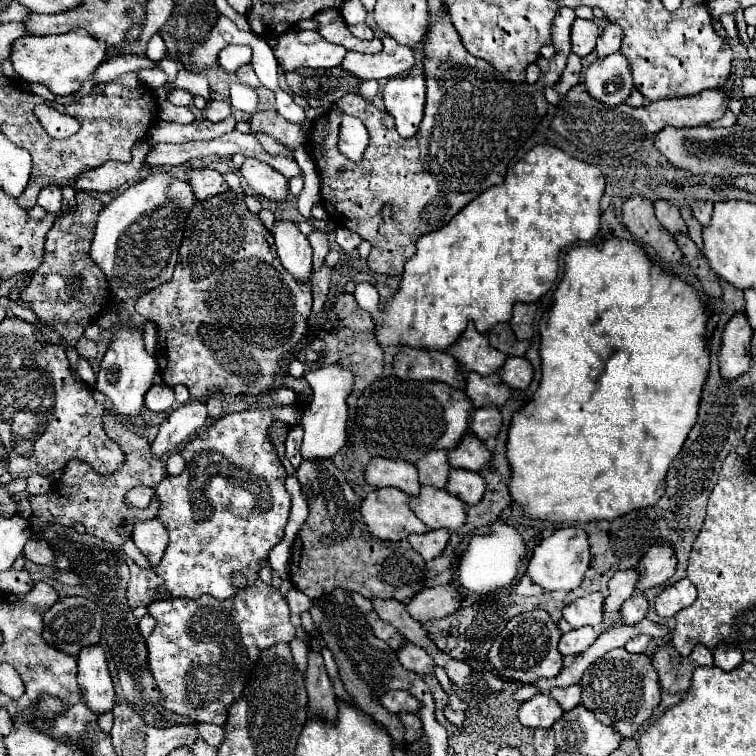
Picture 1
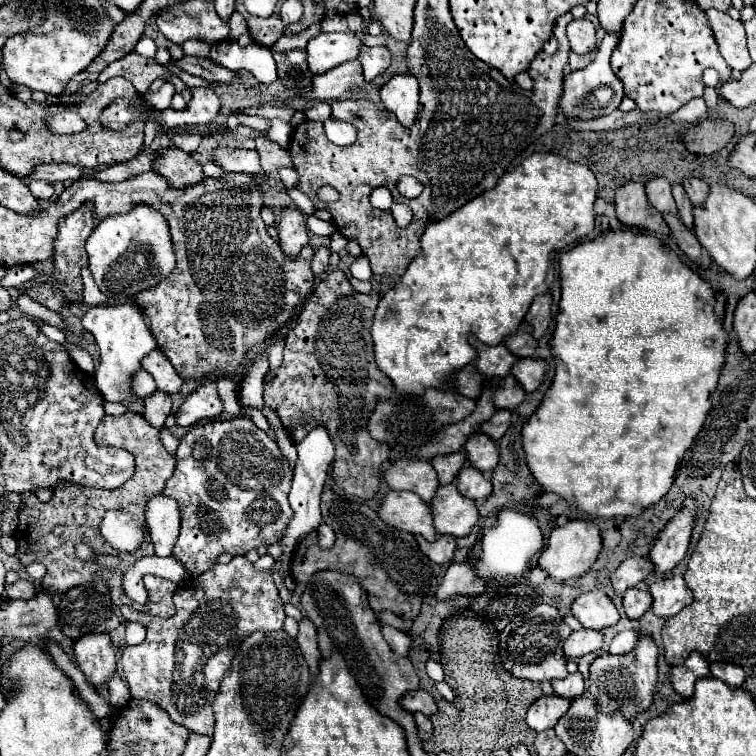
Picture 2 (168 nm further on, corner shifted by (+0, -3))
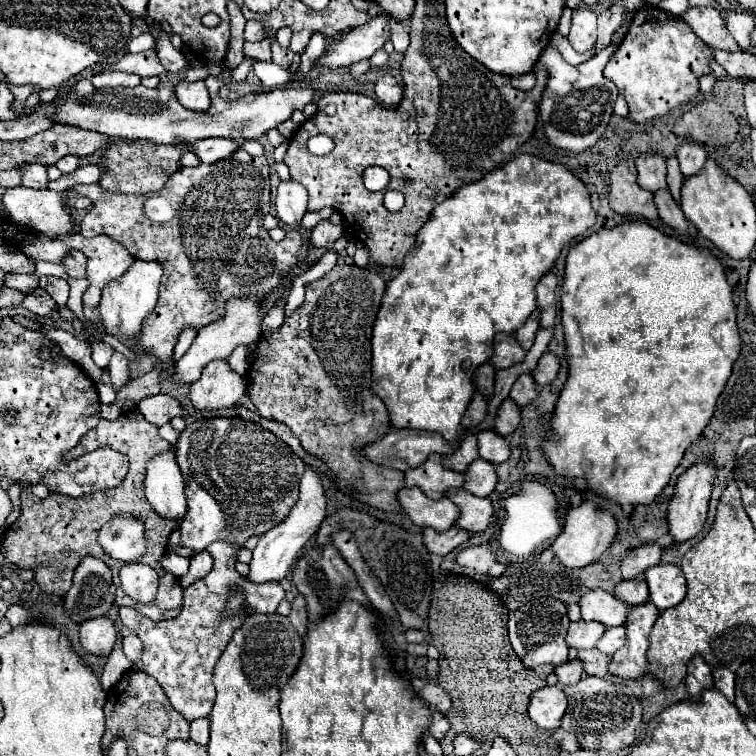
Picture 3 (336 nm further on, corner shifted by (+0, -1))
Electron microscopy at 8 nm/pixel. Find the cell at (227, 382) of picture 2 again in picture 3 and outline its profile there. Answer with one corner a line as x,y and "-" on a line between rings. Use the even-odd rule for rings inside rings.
239,345
239,347
233,349
231,357
227,359
229,365
231,365
241,377
245,377
245,375
247,375
247,369
249,369
249,365
247,365
247,351
249,351
247,345

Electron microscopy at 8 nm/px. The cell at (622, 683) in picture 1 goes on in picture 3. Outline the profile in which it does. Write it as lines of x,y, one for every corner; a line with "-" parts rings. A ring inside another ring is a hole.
653,603
633,605
629,609
625,629
627,643
613,655
609,663
609,671
613,675
625,679
641,679
647,669
647,649
649,649
649,633
659,617
659,609

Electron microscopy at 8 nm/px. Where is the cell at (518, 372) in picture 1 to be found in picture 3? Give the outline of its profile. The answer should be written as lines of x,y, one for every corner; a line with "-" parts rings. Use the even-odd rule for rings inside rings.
547,351
547,353
545,353
541,359
539,359
537,369
535,369
531,375
535,377
535,381
537,381
539,385
549,385
549,383
551,383
551,381
557,377
559,369
561,369
559,357
557,357
555,353

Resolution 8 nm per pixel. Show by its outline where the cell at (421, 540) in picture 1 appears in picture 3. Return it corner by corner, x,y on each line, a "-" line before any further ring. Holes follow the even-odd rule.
429,527
423,531
423,543
435,555
451,553
459,545
467,543
469,537
471,537
471,533
465,529
459,529
459,527
451,527
449,531
443,531
443,533
437,533
435,529
429,529

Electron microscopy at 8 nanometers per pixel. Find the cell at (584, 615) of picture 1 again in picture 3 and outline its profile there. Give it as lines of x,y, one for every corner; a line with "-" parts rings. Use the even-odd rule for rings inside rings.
603,589
589,591
587,595
581,597
579,605
581,605
583,621
599,621
605,627
623,625
629,609
629,605
625,605
623,601
619,601
617,597
613,597

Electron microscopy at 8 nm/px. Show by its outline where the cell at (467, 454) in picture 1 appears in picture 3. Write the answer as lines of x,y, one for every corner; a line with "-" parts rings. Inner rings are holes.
485,429
477,433
479,443
479,457
489,463
503,463
509,457
509,443
495,431

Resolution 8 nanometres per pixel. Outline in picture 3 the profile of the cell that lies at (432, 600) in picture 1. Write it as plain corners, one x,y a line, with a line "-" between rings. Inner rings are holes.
475,545
475,547
465,547
459,555
457,555
457,563
463,567
471,567
477,569
481,573
491,573
493,577
499,577
505,573
507,563
501,563
495,555
495,551
491,549
491,545

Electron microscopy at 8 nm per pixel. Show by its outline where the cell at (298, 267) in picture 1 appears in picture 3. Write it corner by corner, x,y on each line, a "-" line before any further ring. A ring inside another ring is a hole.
281,181
275,197
275,209
277,219
281,219
285,225
299,225
307,211
307,189
297,181

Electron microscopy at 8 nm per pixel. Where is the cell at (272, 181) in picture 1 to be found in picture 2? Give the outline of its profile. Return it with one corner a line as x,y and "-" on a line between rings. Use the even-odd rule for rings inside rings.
213,149
215,163
223,167
227,173
249,173
249,175
263,175
263,169
259,165
259,155
255,151
245,151
245,149

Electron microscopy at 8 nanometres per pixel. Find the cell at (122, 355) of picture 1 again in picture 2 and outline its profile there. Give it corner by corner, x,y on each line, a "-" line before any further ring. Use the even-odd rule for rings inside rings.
97,305
91,307
83,317
83,327
95,337
99,345
99,367
93,373
99,393
105,401
129,403
133,399
133,377
141,369
141,359
149,351
157,349
155,339
143,321
141,309
137,305

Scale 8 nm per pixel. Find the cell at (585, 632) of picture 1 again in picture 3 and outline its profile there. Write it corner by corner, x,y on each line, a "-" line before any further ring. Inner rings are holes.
573,621
567,631
567,645
575,649
593,649
601,635
605,633
605,625
597,621

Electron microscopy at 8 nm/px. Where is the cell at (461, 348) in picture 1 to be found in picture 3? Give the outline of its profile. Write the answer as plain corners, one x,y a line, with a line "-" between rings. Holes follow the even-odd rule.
497,333
495,335
495,353
491,357
491,363
495,365
495,369
507,369
519,361
525,359
525,351
521,349
521,345
515,339
515,333

